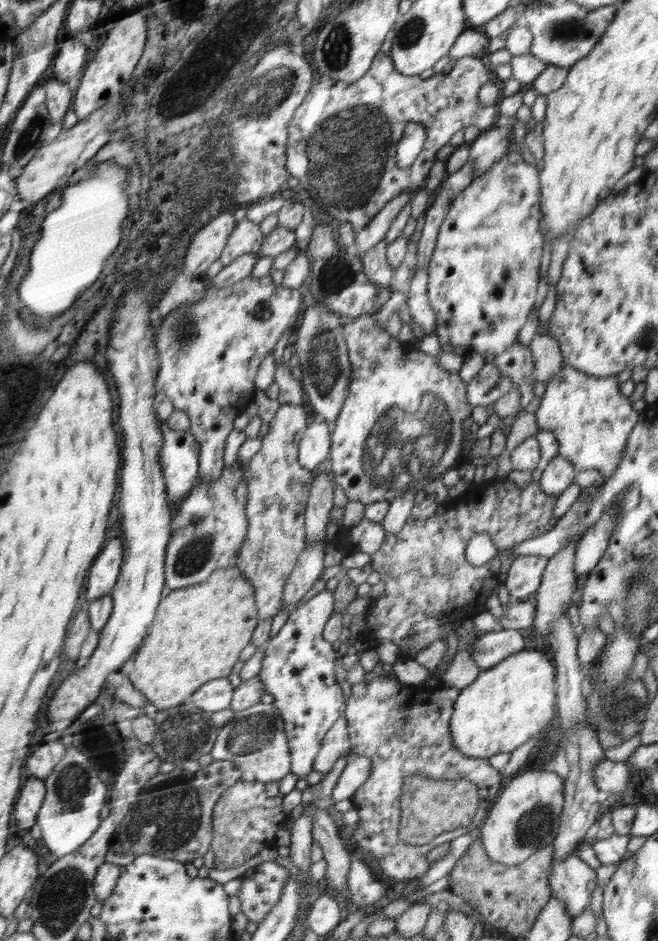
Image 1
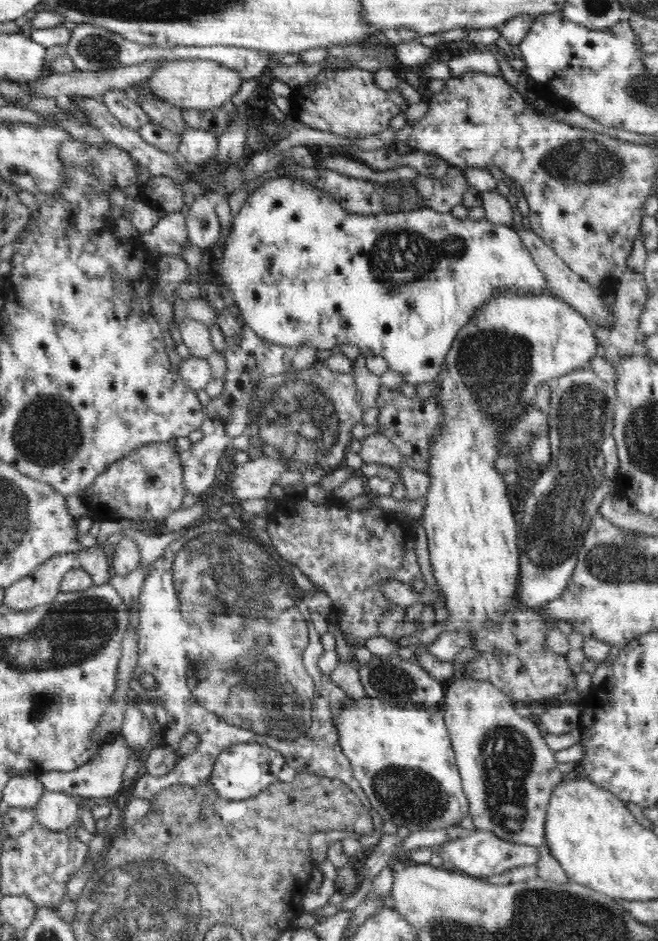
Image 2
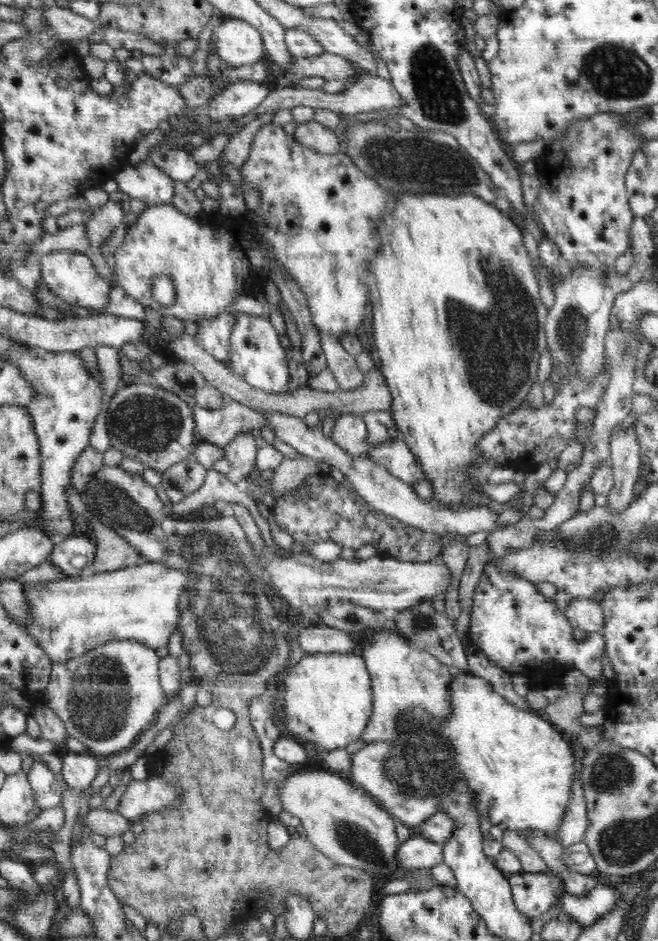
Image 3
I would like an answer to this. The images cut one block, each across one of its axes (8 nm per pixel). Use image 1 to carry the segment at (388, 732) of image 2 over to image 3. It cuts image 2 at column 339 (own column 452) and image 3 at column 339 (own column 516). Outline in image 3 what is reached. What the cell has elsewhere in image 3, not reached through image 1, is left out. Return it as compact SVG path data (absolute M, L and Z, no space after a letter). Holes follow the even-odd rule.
M305 654L294 664L288 674L283 673L279 692L280 720L285 726L284 735L309 742L324 749L344 748L361 738L372 712L372 689L370 673L360 654Z

